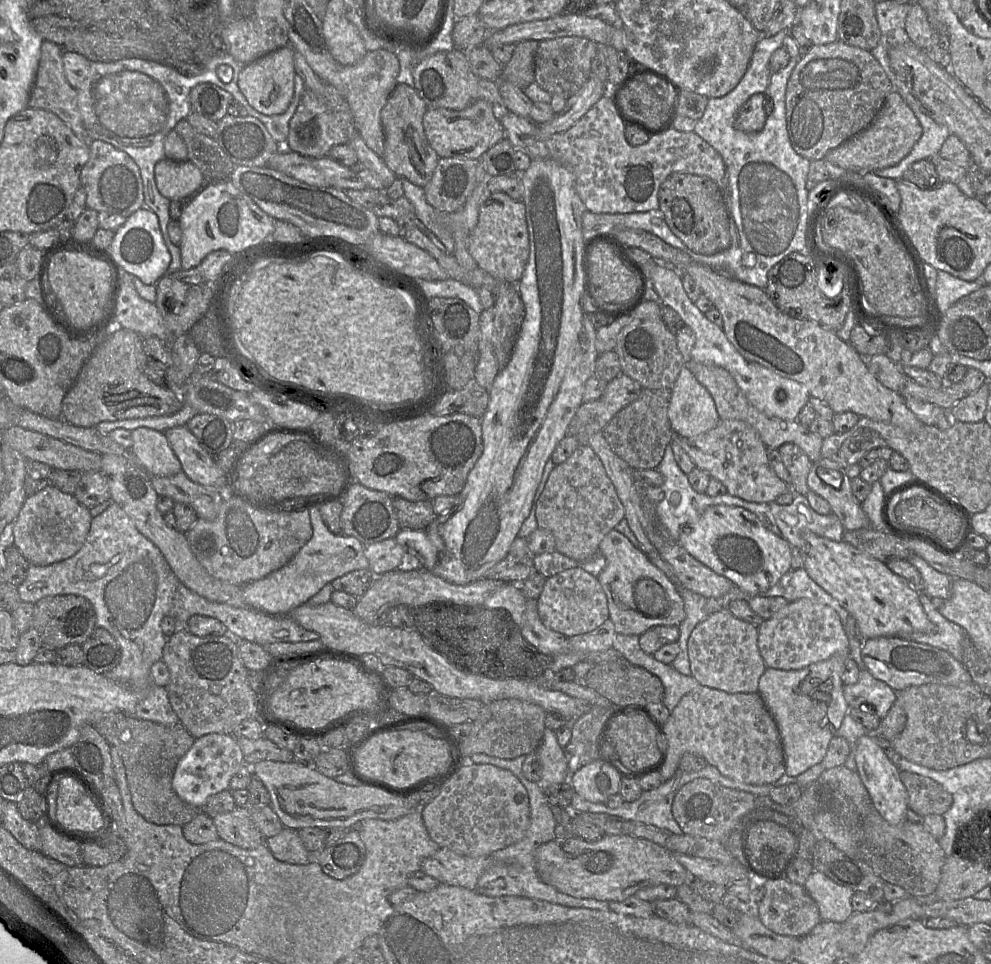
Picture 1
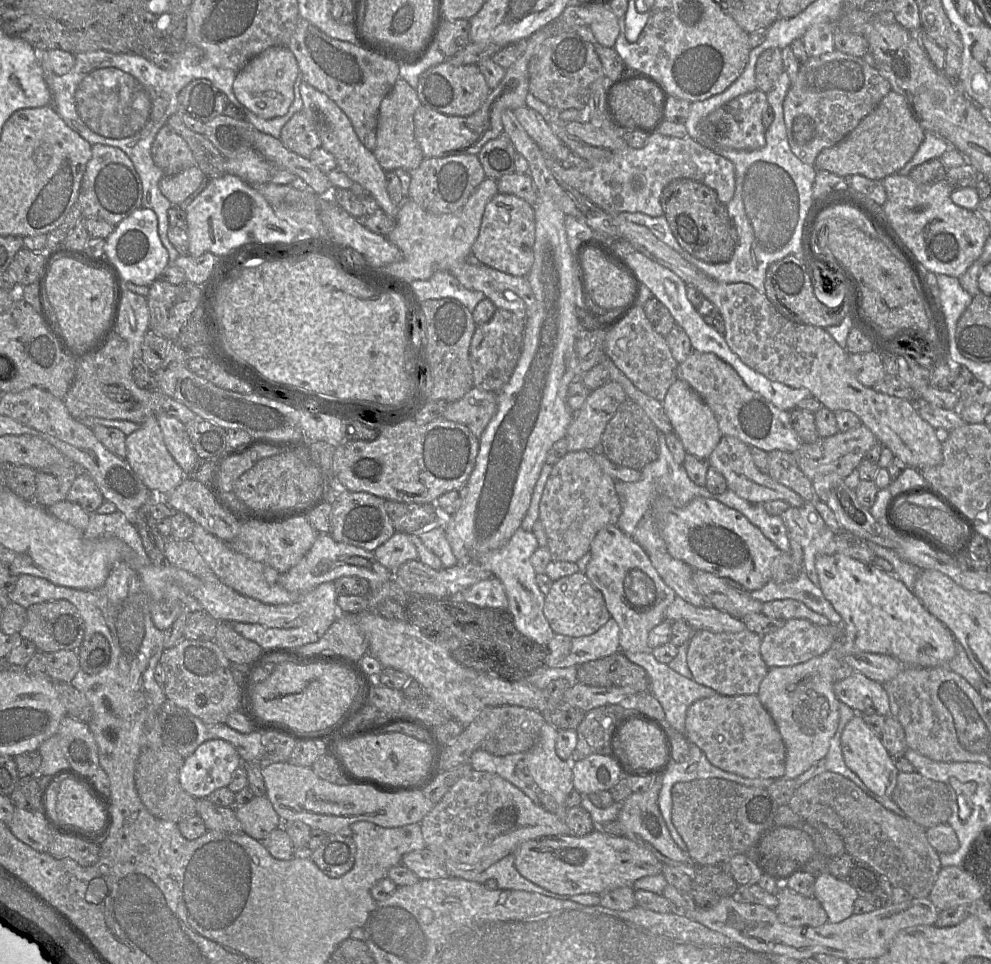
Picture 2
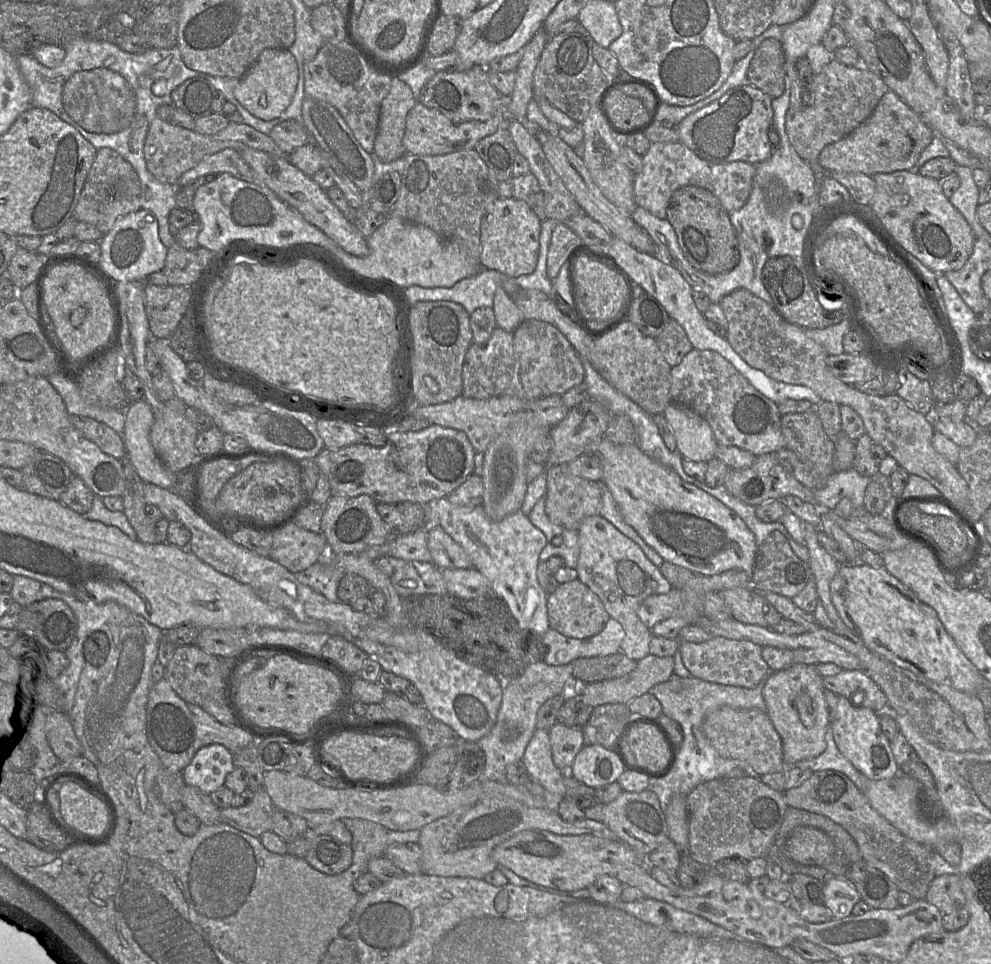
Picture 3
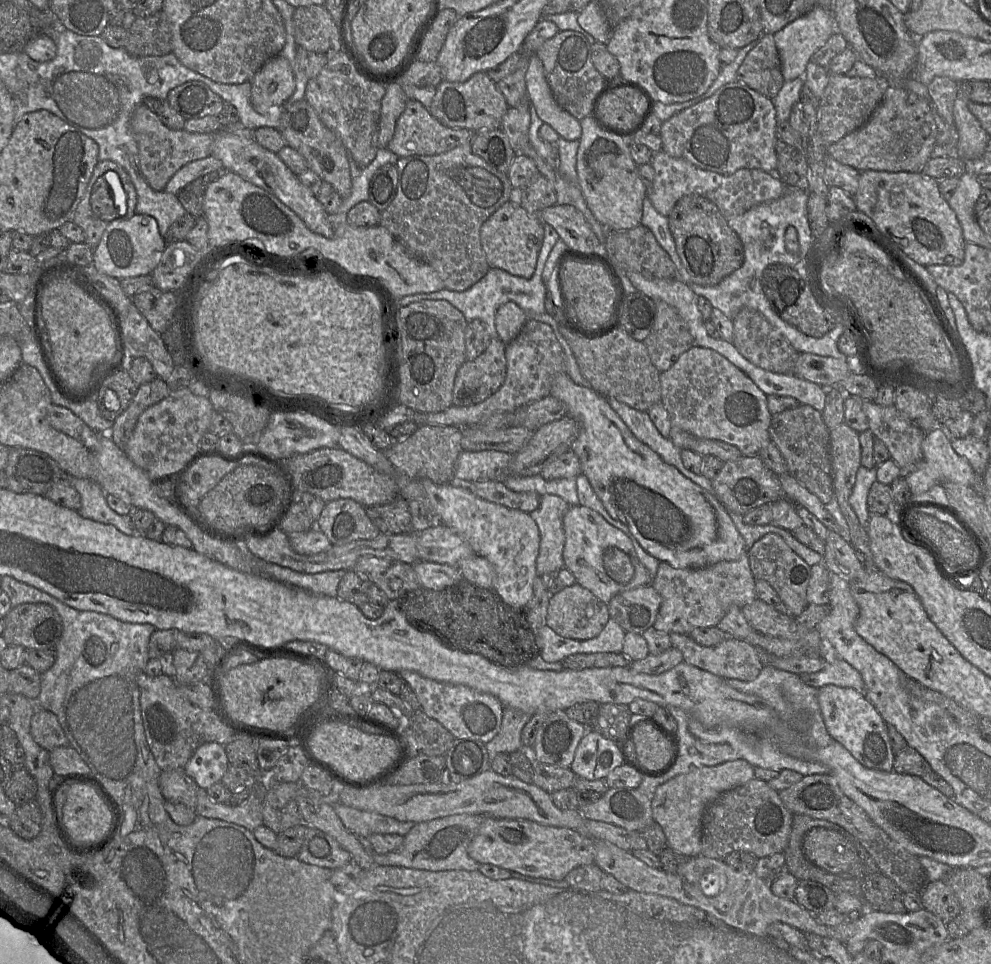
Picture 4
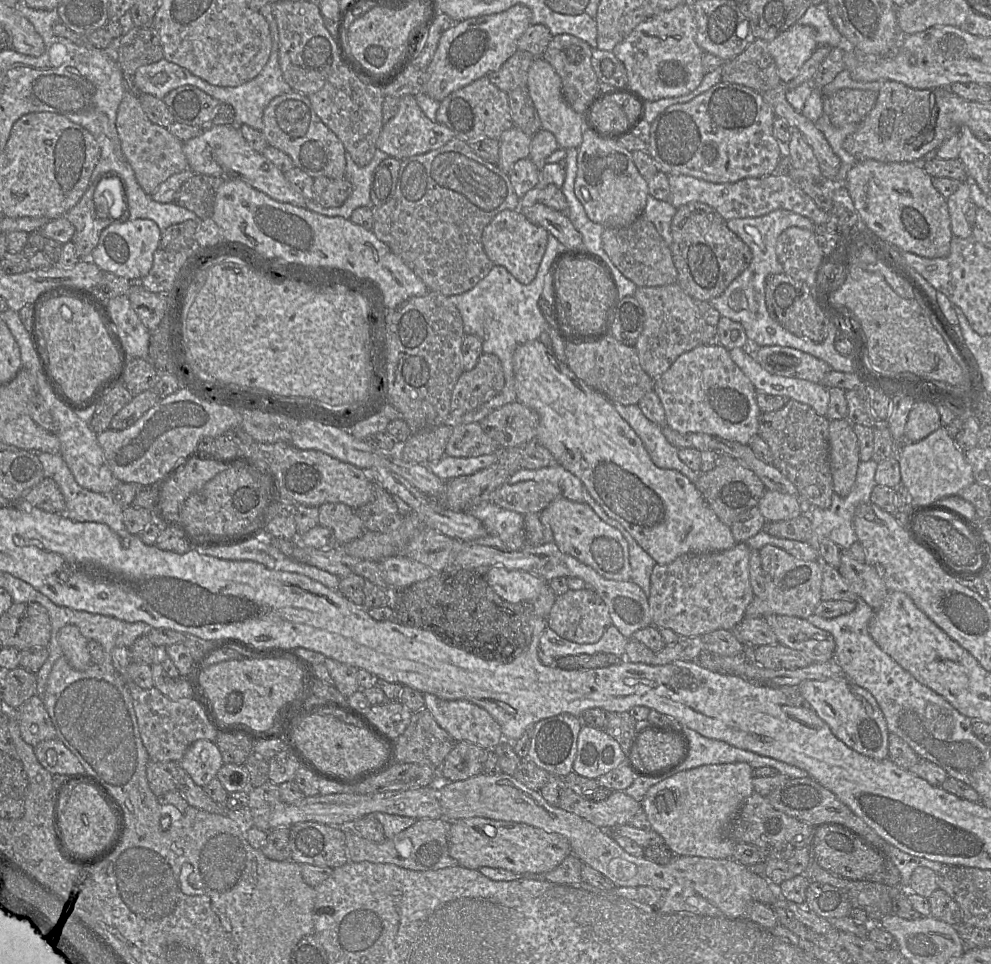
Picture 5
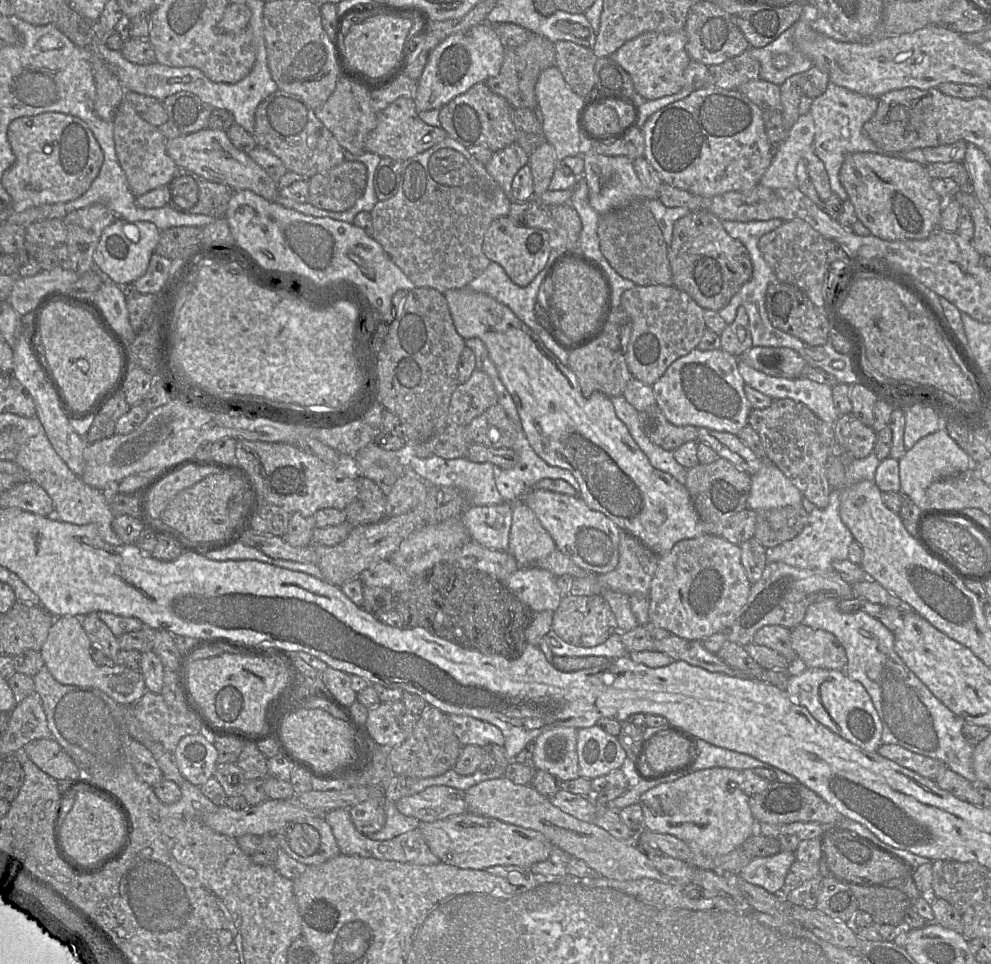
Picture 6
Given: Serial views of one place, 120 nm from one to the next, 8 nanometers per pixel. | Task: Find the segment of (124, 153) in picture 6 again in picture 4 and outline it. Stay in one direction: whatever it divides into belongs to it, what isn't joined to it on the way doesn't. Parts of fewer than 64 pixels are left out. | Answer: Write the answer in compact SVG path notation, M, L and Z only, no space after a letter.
M140 104L134 110L130 127L138 145L140 171L156 191L165 191L171 177L189 162L211 155L214 133L192 133L184 129L172 130L165 126L158 115Z

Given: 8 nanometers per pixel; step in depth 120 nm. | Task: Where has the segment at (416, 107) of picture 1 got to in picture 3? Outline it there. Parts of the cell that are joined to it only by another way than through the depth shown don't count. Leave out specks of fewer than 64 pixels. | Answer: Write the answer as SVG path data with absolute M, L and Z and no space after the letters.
M398 77L392 78L390 91L380 106L378 131L373 154L383 163L406 155L403 146L406 116L417 99L410 87Z

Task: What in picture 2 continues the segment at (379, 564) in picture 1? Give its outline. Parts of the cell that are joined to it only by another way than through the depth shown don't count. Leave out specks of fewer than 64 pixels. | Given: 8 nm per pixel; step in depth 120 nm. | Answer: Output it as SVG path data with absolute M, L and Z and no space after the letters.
M395 532L377 547L373 554L377 561L390 571L394 571L407 561L418 559L417 549L411 542L410 535L401 532Z

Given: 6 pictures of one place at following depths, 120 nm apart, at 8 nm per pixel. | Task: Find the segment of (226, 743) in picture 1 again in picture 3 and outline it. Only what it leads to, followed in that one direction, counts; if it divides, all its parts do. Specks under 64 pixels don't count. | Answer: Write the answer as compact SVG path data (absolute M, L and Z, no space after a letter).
M215 743L200 748L183 769L182 775L185 785L211 794L225 786L226 777L234 768L233 753Z

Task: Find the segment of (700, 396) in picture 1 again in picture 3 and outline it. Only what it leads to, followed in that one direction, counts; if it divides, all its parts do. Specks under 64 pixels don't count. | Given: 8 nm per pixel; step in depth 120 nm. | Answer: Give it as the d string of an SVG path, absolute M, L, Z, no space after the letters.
M671 402L663 415L684 459L708 463L715 458L718 443L708 422L692 409Z

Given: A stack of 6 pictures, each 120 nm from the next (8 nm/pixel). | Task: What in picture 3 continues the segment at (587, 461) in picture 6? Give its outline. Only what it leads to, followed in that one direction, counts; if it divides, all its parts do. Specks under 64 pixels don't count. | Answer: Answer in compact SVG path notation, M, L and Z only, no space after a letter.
M603 437L593 454L598 457L603 468L603 479L601 484L612 494L612 497L616 502L624 521L633 527L642 537L642 539L651 548L653 548L663 558L664 561L682 566L696 574L701 574L704 576L717 575L731 569L739 569L746 572L751 578L758 546L756 544L754 534L733 510L729 509L721 501L703 491L702 489L684 481L674 470L651 459L635 444L618 445Z

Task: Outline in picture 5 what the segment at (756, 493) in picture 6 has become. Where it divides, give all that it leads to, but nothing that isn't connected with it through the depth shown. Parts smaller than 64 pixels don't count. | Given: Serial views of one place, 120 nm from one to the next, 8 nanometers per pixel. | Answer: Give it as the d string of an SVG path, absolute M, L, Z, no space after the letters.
M766 489L758 505L766 522L789 520L802 514L799 497Z

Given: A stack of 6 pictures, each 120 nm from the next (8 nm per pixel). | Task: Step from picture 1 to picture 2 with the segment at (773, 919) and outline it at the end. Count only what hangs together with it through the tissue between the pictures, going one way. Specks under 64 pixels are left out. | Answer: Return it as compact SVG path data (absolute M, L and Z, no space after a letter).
M783 883L776 892L778 904L774 911L779 920L792 927L819 927L828 921L827 914L815 897L798 894Z

